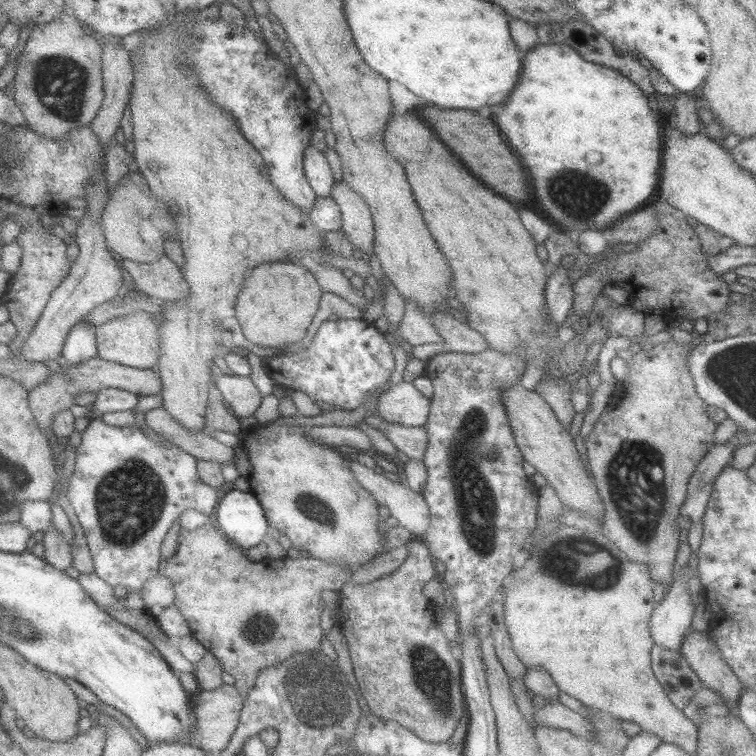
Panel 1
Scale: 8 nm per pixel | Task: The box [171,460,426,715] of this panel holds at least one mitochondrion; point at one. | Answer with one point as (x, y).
(308, 504)

